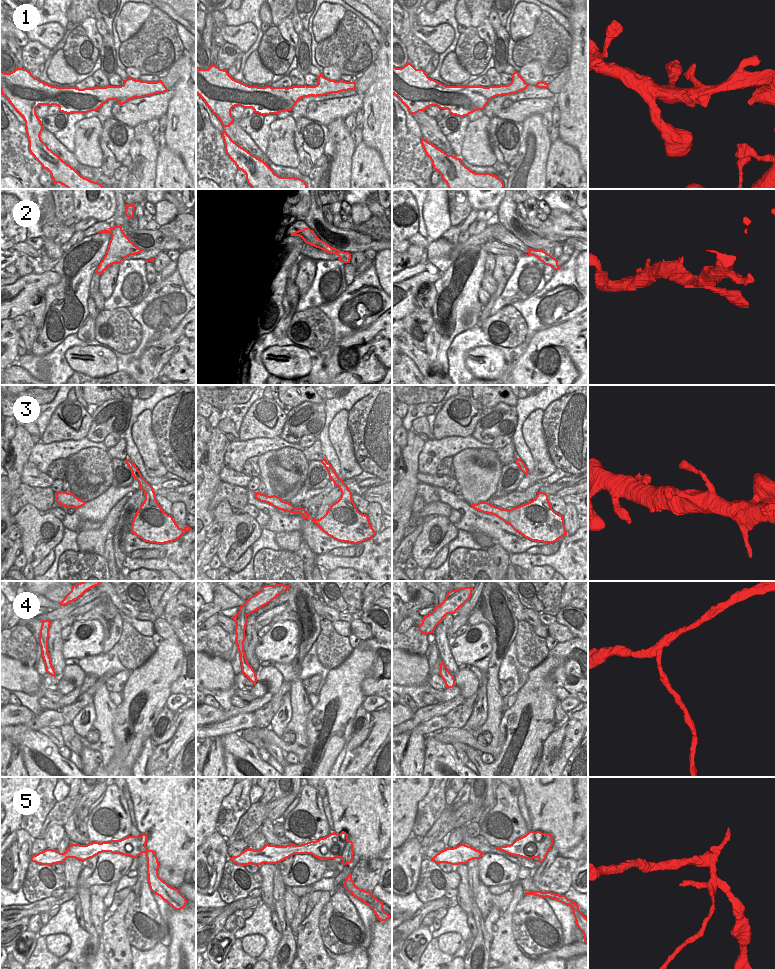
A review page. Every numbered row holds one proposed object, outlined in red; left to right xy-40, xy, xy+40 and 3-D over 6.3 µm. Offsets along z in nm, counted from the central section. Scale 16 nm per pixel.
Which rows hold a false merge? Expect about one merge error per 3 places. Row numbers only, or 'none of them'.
4, 5

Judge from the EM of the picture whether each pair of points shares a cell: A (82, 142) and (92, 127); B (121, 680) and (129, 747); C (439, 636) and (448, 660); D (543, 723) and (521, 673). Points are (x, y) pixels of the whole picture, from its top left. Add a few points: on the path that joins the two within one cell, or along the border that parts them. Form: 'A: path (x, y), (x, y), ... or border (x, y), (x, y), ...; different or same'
A: path (83, 137), (83, 133), (87, 129); same
B: border (132, 671), (122, 691); different
C: path (441, 642), (445, 654); same
D: border (531, 669), (526, 682), (516, 694); different

